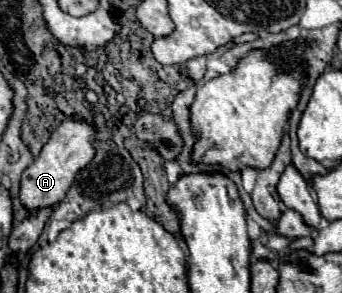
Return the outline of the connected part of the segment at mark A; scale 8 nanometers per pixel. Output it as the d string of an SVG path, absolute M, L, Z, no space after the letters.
M68 118L52 132L40 156L22 174L20 200L30 214L34 214L38 208L54 206L66 196L76 174L90 162L90 158L94 158L94 136L96 126L90 126L90 122L84 118Z

